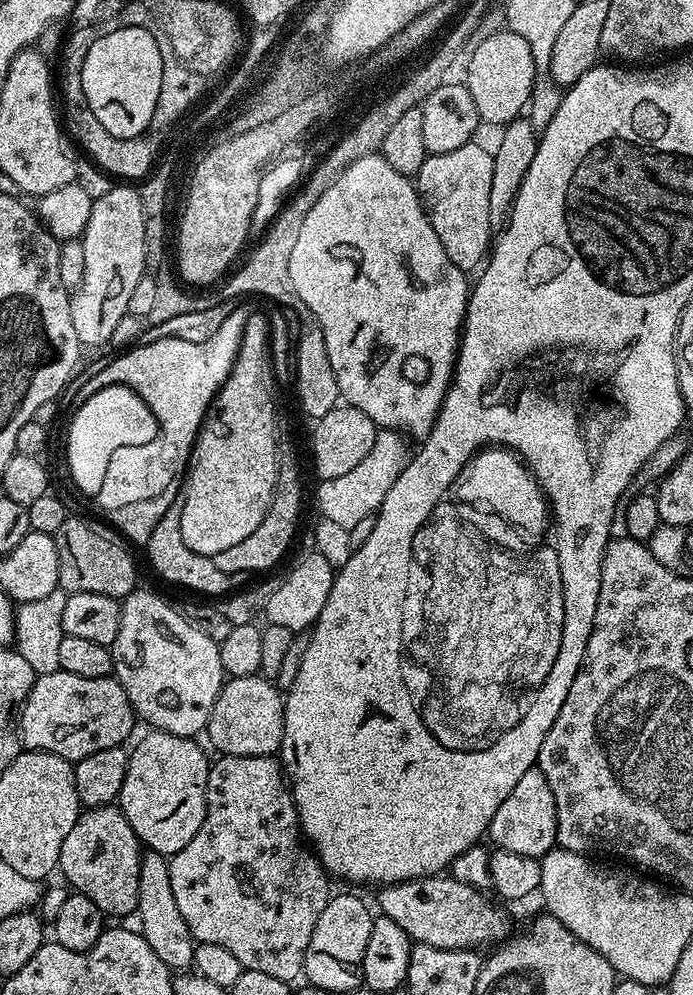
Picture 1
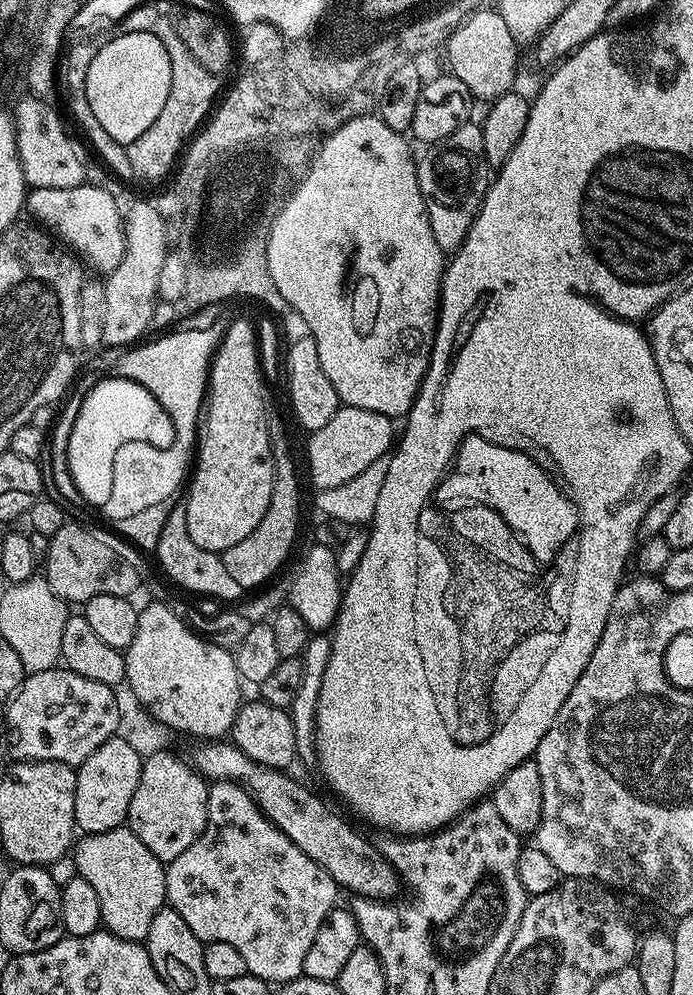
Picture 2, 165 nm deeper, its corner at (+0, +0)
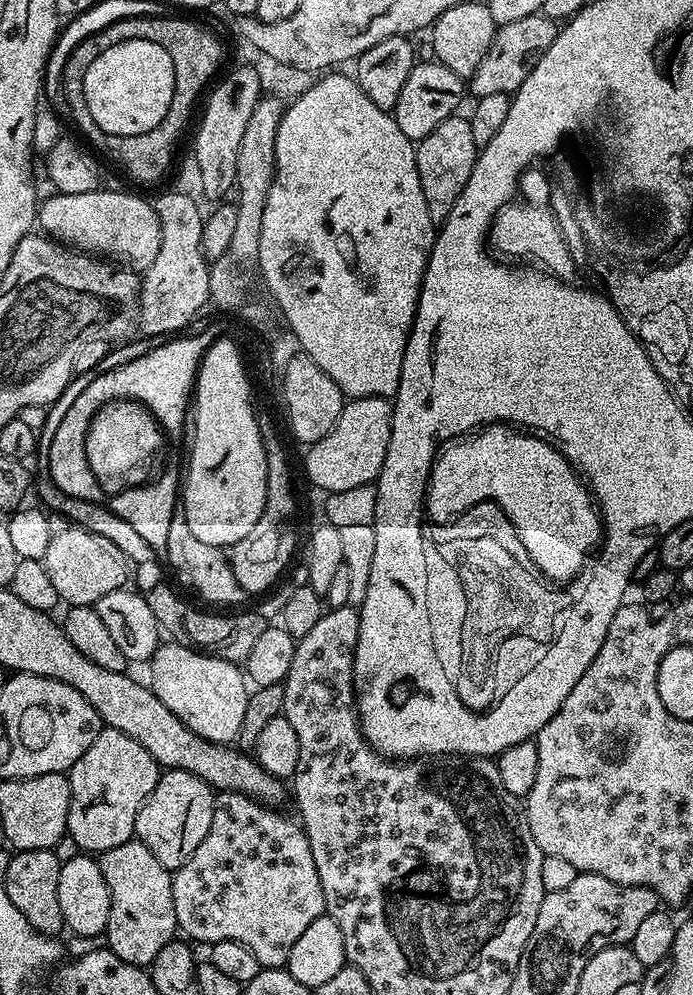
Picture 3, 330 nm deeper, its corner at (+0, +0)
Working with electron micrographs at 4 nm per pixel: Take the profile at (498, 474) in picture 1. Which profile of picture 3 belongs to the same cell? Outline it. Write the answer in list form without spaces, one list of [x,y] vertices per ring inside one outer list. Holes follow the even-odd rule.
[[[501,422],[481,427],[451,441],[437,455],[432,464],[432,473],[428,476],[426,516],[433,520],[429,520],[433,525],[449,524],[476,504],[496,496],[496,504],[504,504],[504,508],[508,508],[508,516],[516,520],[522,546],[526,546],[526,554],[530,554],[534,566],[548,572],[548,576],[564,579],[564,576],[580,568],[584,552],[588,552],[588,548],[592,548],[592,540],[596,540],[596,516],[592,516],[592,504],[588,504],[588,491],[577,469],[569,464],[555,443]]]

